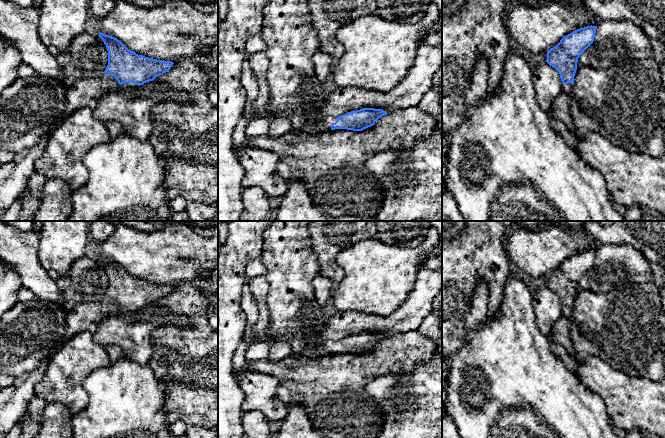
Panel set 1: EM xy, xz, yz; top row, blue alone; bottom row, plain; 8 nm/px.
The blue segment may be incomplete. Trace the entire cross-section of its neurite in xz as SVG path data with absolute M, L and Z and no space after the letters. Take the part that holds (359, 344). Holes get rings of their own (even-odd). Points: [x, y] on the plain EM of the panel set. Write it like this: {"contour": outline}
{"contour": "M362 332L357 335L351 335L341 340L325 340L325 342L314 349L307 349L300 354L294 354L296 357L316 359L322 356L328 356L335 353L347 353L353 355L362 355L371 351L382 340L388 337L382 333Z"}

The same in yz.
{"contour": "M597 250L577 253L547 276L546 286L560 298L563 316L570 318L579 280L593 267Z"}

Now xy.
{"contour": "M99 256L98 259L108 275L108 289L102 302L114 300L124 316L136 312L168 296L173 290L171 285L150 283L129 274L117 262Z"}

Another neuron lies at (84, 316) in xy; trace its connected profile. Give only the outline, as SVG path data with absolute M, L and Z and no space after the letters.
M114 300L104 303L102 301L79 303L67 311L66 331L63 341L59 347L68 339L82 331L89 331L94 334L99 324L105 319L113 316L124 316L120 313L119 307Z

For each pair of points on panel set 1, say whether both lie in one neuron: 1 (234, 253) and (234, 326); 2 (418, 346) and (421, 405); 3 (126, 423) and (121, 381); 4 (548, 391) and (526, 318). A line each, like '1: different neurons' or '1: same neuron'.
1: same neuron
2: different neurons
3: same neuron
4: same neuron

